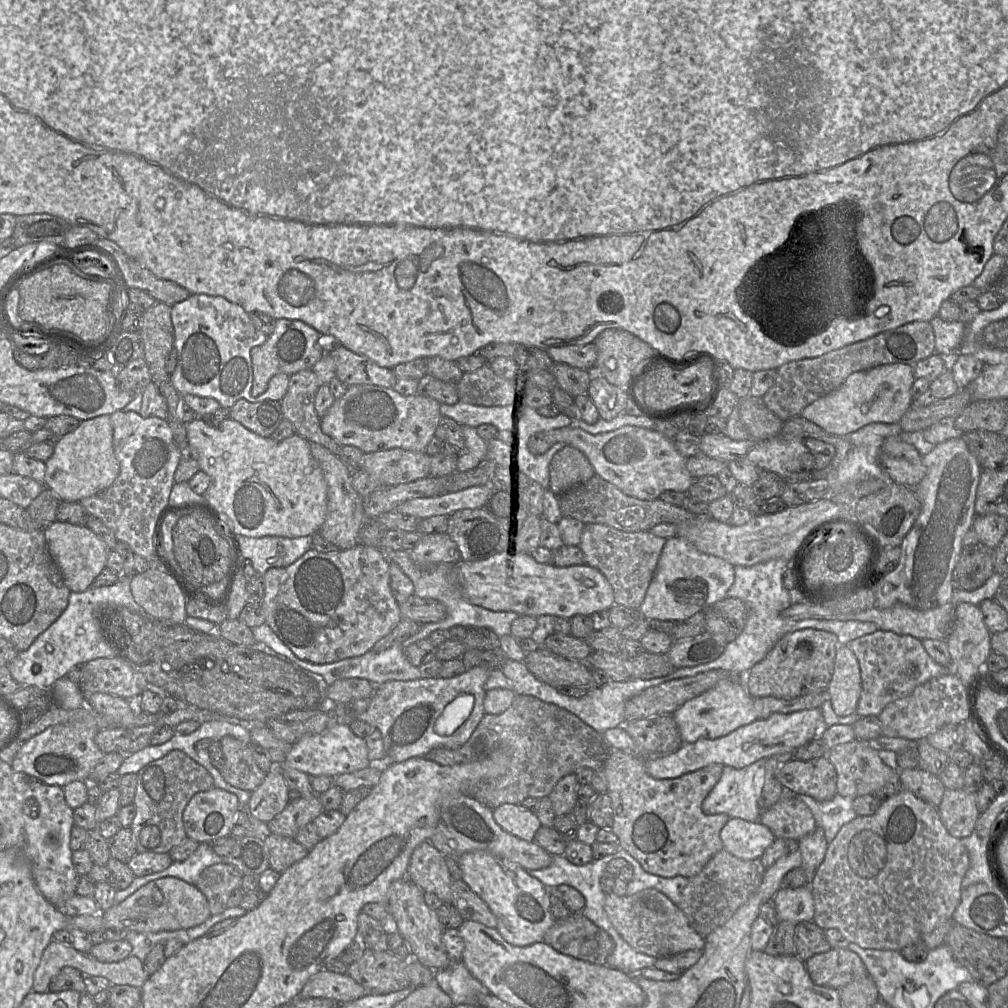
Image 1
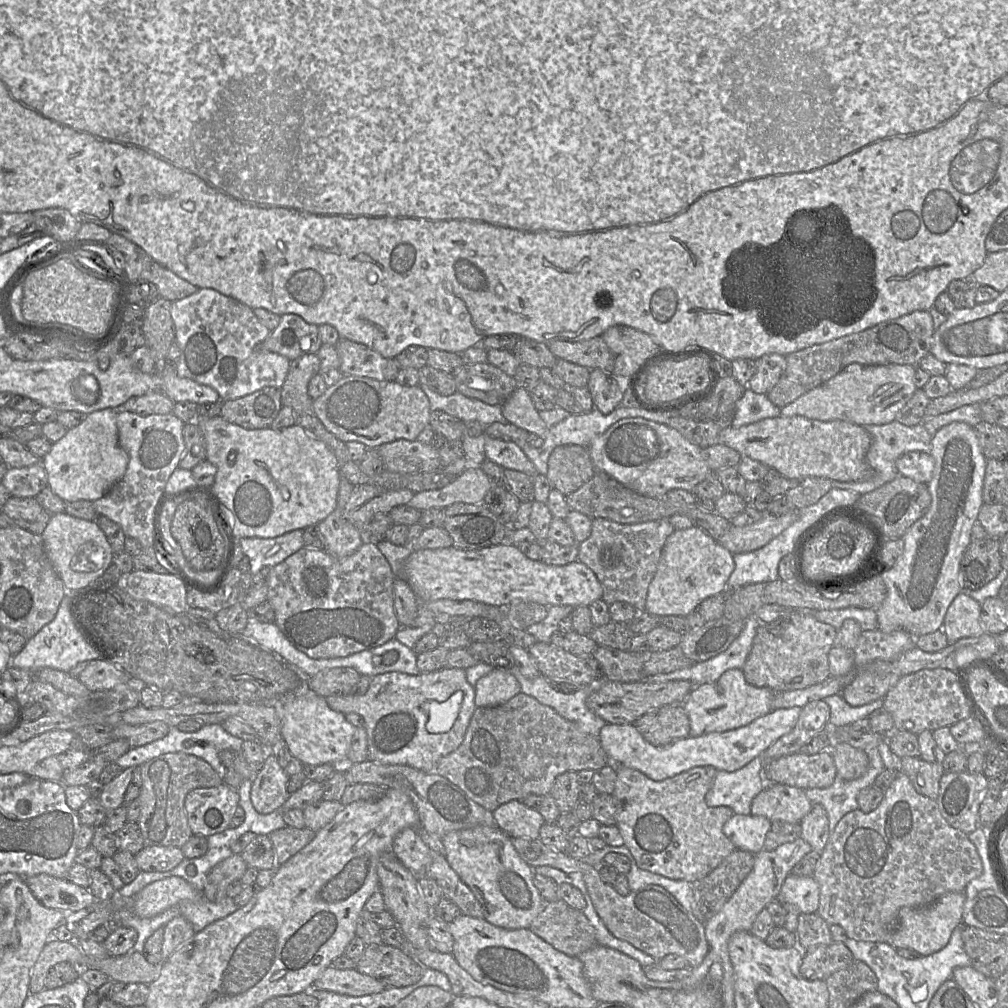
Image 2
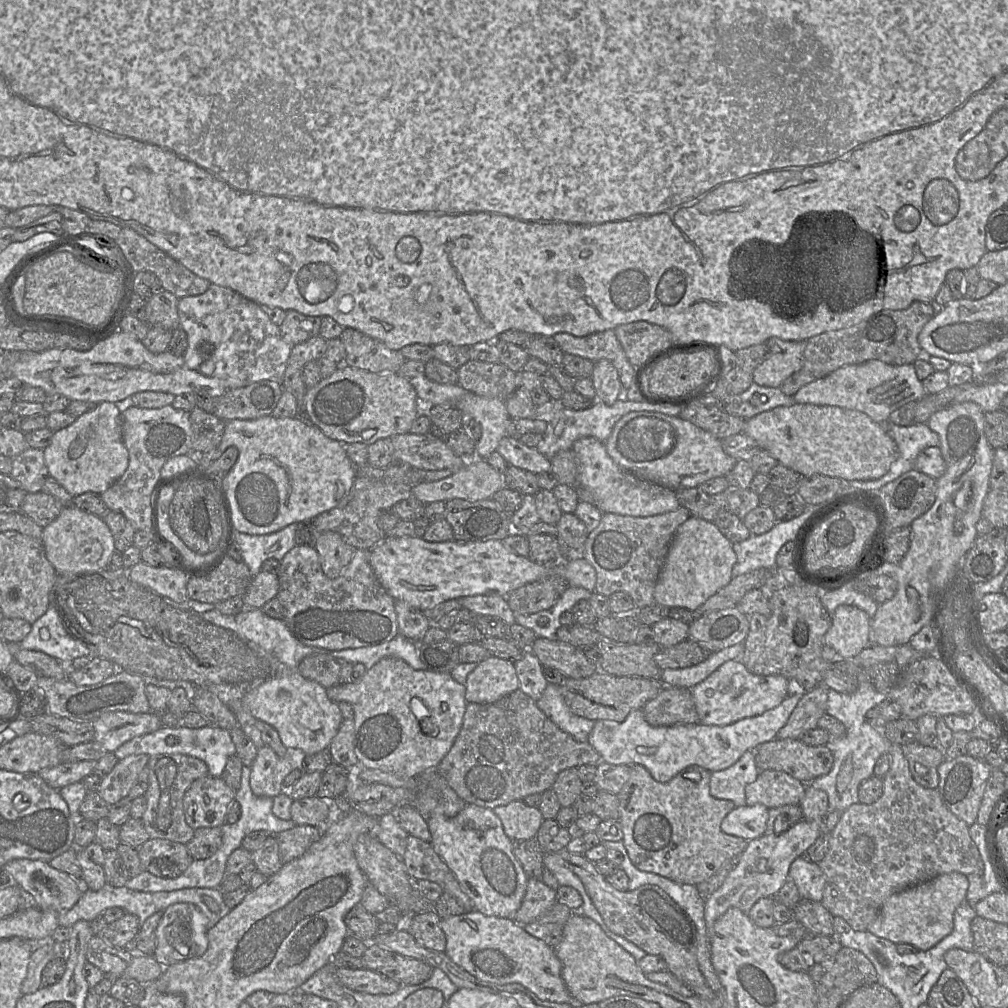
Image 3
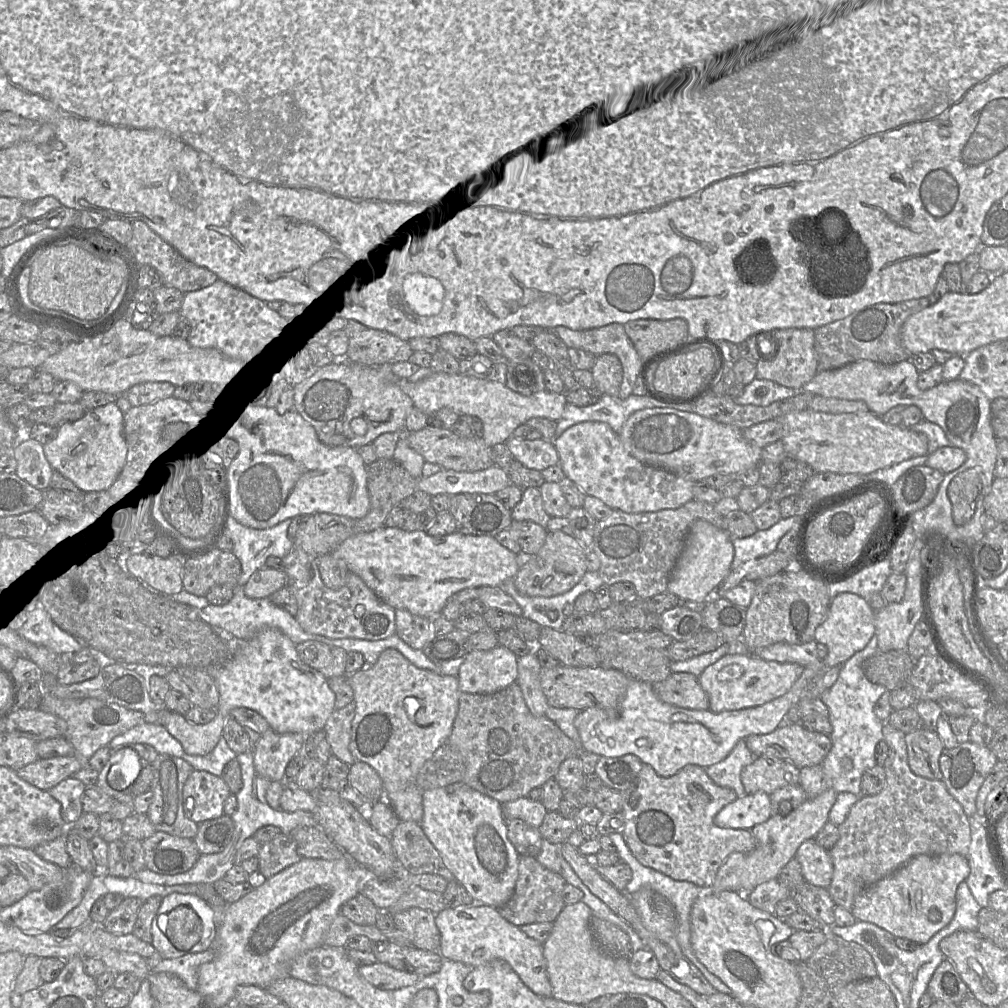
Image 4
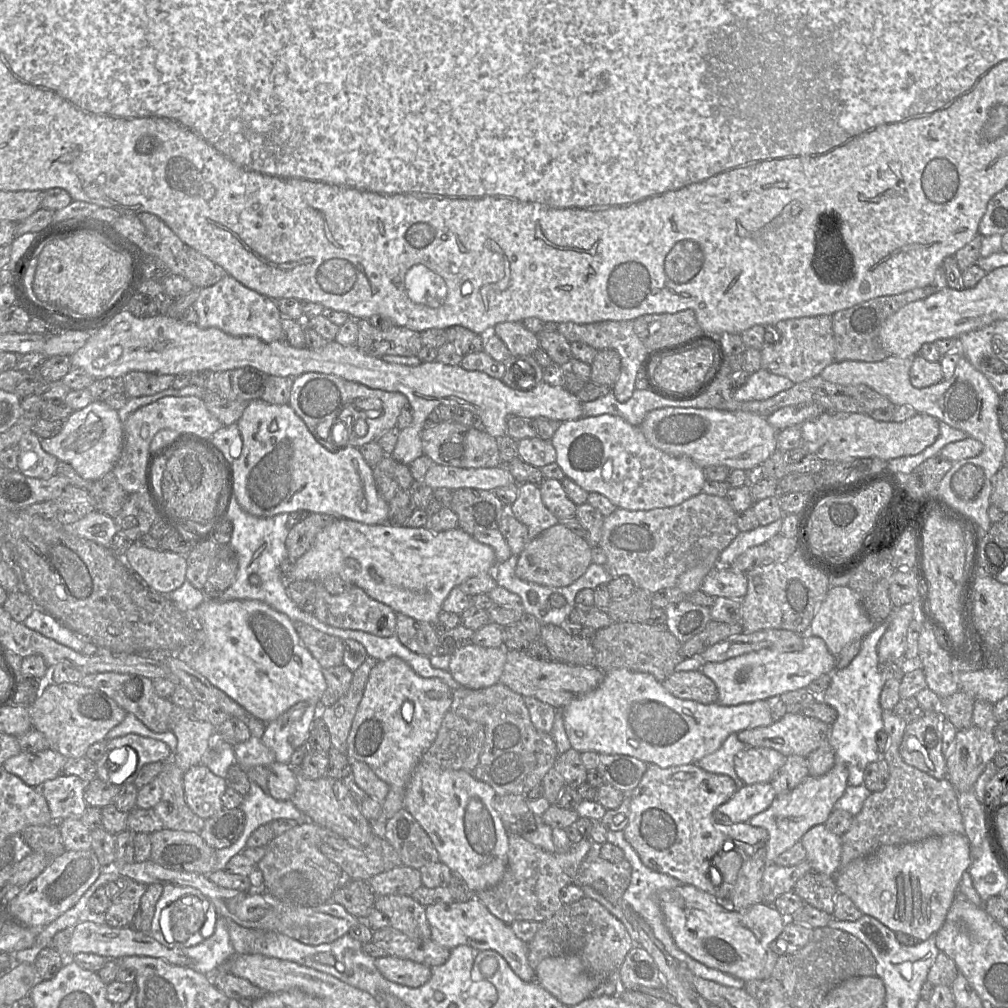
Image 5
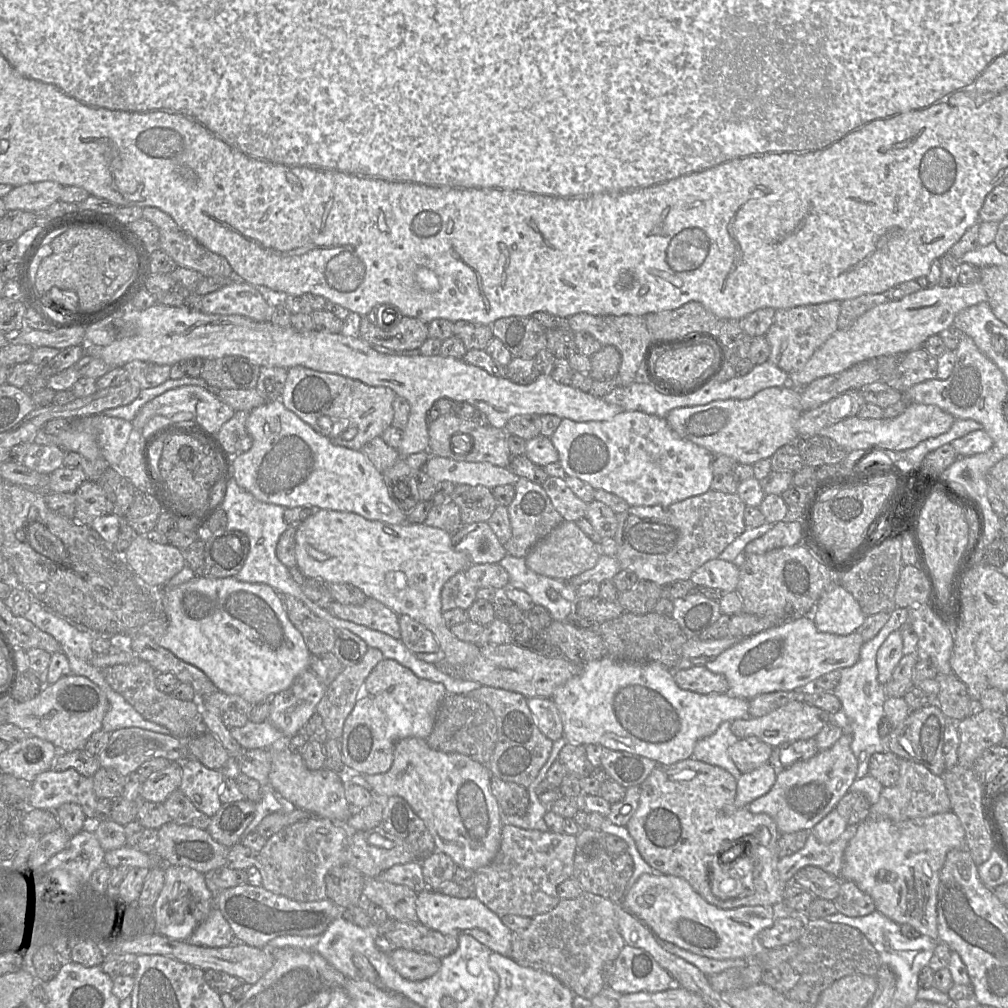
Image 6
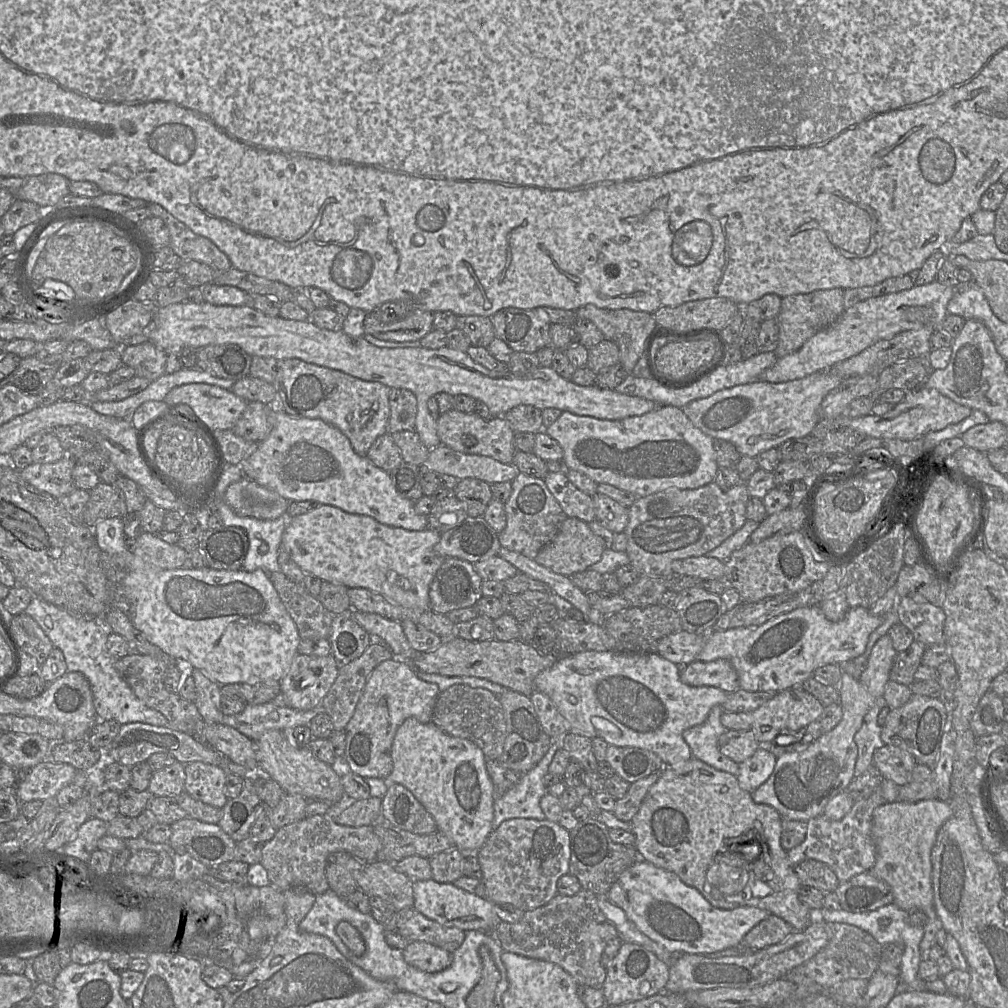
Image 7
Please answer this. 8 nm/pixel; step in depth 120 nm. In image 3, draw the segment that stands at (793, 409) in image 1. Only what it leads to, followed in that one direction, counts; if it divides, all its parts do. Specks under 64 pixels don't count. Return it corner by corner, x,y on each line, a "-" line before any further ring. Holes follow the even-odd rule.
913,302
903,310
883,310
862,322
839,330
827,331
805,341
802,367
779,387
788,396
794,396
804,385
823,378
840,367
880,360
889,365
913,364
923,356
918,336
934,316
930,303

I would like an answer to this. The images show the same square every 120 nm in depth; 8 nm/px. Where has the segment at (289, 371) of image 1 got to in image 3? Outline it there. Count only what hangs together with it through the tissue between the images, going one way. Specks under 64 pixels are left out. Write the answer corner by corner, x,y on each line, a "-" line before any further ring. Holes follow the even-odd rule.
286,311
286,316
279,326
283,340
291,346
303,343
320,333
321,318
318,316
308,316
297,311

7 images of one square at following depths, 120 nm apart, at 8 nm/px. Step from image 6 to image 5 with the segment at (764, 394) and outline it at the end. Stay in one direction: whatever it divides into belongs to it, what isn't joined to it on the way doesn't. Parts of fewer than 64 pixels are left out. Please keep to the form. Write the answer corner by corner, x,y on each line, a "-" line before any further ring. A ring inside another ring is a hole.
665,407
647,413
639,427
646,440
655,448
672,456
686,457
701,468
724,465
731,470
750,470
762,465
777,450
778,431
768,423
767,417
750,412

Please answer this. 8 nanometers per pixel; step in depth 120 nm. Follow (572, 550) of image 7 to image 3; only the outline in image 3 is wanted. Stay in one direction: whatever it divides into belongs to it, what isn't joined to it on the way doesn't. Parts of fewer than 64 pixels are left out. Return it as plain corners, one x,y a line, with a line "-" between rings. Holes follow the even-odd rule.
558,574
524,585
508,595
507,601
515,616
531,615
553,607
568,588
566,580

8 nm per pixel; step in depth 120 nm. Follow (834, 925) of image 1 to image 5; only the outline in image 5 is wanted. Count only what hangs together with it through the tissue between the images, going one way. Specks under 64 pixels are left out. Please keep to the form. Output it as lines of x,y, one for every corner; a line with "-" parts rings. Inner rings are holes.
883,710
882,720
883,729
888,735
883,758
888,764
889,780
884,790
872,792
867,797
850,828
841,836
841,868
857,858
872,854
882,846
903,845
950,833
965,834
957,791
953,785
948,779
935,779
905,763
899,747
907,723
892,710

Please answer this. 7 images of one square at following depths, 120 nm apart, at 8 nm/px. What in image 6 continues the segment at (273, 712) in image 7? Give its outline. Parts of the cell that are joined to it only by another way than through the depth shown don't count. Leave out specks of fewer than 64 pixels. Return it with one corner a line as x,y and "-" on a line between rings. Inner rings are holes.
248,720
244,726
229,730
233,739
243,749
269,749
274,742
284,737
269,720
261,723

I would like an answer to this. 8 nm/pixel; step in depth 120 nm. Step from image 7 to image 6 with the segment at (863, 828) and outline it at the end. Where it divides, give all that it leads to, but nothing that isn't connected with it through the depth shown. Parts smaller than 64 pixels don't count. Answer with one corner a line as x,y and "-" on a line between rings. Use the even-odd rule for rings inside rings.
848,825
845,831
833,842
822,843
808,833
805,846
796,853
779,859
777,870
781,881
788,885
795,874
806,866
816,866
824,871
841,877
844,851
855,836
858,825

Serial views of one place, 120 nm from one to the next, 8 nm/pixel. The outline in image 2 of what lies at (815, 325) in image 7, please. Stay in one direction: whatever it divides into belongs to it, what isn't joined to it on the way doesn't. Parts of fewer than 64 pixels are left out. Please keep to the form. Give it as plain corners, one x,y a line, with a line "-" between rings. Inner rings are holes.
766,354
756,360
757,371
746,388
758,394
767,394
778,382
786,369
786,356

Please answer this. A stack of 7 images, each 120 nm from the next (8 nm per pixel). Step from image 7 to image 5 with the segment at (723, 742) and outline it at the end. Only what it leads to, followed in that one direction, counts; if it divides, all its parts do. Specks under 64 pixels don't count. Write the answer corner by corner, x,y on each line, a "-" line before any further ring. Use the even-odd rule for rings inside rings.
746,747
734,759
734,768
744,784
771,782
785,764
786,756
765,747

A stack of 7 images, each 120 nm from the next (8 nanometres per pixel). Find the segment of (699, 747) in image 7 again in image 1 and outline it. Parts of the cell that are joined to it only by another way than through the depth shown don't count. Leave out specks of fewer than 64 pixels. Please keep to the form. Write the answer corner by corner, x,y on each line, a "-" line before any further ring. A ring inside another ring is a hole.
765,759
742,768
723,766
719,781
702,802
702,811
706,815
727,814
730,818
740,818
749,822
759,821
761,809
759,798
765,781

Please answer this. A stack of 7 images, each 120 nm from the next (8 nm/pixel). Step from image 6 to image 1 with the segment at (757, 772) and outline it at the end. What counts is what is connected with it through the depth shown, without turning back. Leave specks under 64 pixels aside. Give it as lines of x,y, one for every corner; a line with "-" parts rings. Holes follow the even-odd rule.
730,818
722,828
723,849
743,860
760,859
776,837
759,821

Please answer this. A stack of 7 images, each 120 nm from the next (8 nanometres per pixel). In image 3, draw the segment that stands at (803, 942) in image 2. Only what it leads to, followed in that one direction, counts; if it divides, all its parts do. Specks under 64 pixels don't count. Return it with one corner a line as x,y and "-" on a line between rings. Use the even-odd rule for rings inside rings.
801,899
793,909
794,919
799,921
808,931
808,936
831,936
833,916
821,902

